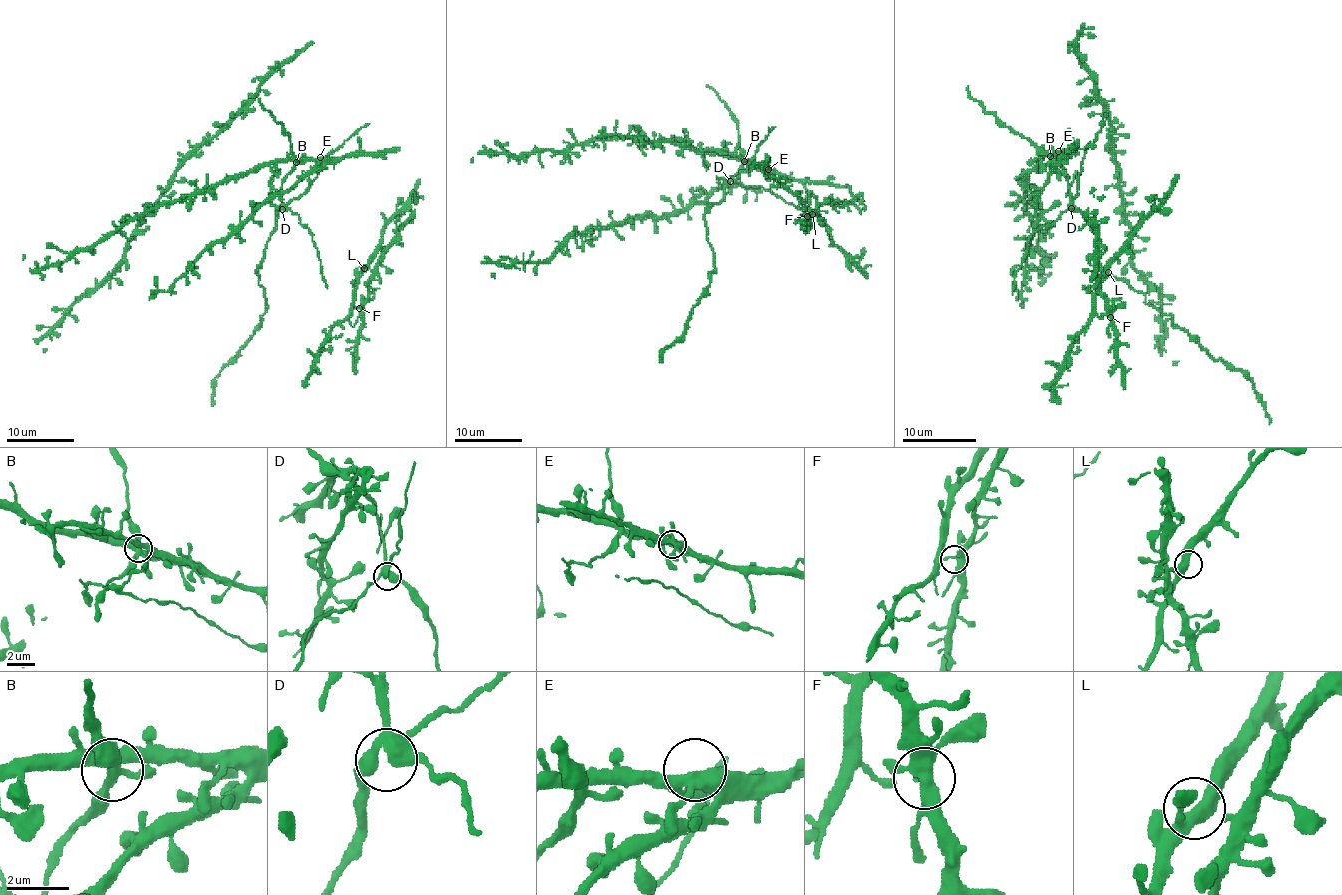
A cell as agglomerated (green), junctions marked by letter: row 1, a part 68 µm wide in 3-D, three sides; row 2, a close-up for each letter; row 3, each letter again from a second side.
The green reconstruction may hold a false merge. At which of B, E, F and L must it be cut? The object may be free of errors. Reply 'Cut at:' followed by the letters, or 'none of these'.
Cut at: B

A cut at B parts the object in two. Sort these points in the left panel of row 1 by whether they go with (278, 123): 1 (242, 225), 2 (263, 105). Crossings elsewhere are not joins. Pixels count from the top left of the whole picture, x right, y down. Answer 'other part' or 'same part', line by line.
1: other part
2: same part

